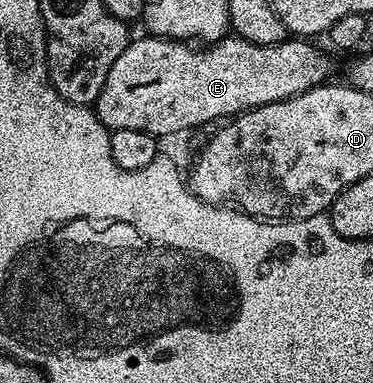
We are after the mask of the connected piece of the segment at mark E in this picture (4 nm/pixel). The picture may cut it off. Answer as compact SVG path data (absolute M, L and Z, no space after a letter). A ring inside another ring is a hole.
M168 37L149 38L153 39L134 38L130 41L127 49L119 53L115 65L111 65L111 73L107 73L107 81L99 93L95 110L101 124L110 132L139 129L158 137L177 135L180 131L189 131L204 123L216 124L236 117L242 111L302 95L312 87L320 87L332 80L329 78L333 75L334 56L328 50L325 52L312 47L309 44L312 42L301 37L286 37L282 43L275 45L255 45L236 37L226 37L208 45L194 45Z

